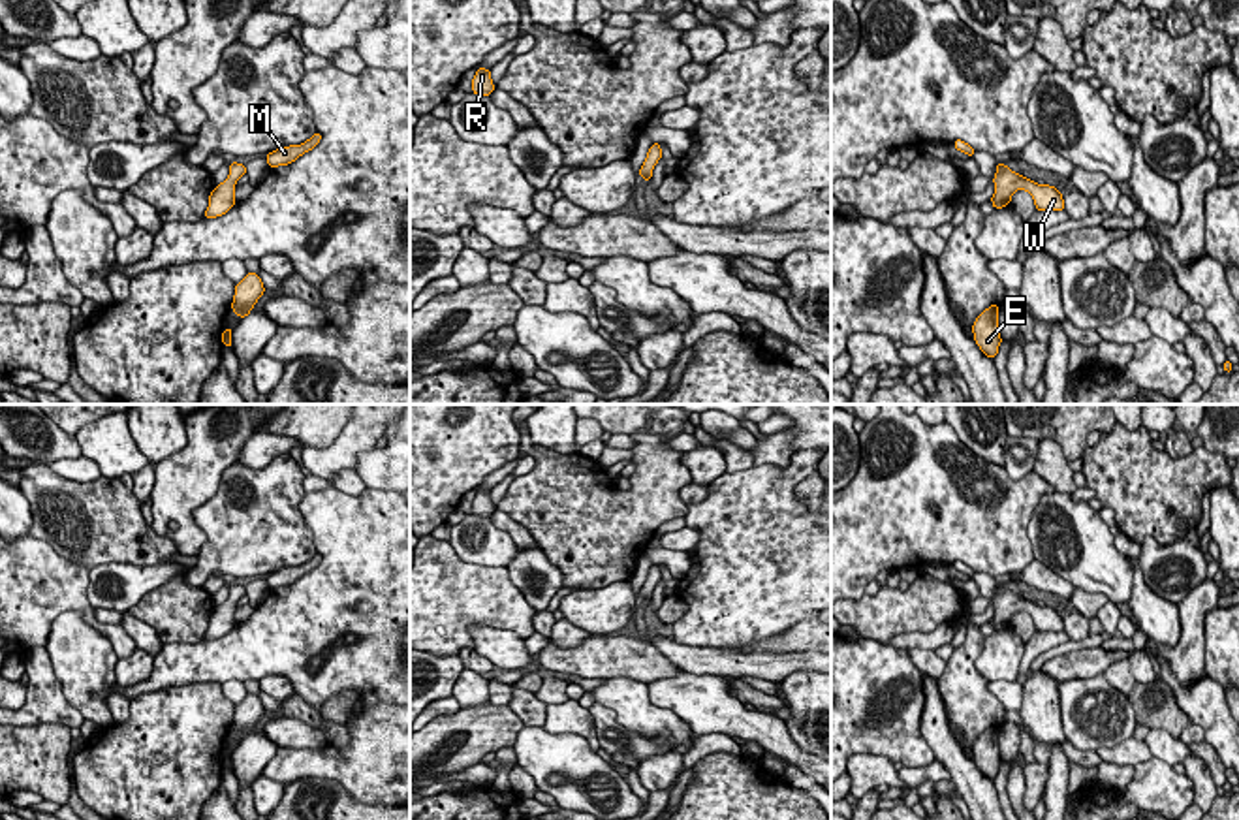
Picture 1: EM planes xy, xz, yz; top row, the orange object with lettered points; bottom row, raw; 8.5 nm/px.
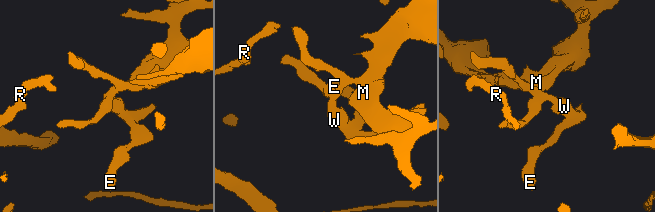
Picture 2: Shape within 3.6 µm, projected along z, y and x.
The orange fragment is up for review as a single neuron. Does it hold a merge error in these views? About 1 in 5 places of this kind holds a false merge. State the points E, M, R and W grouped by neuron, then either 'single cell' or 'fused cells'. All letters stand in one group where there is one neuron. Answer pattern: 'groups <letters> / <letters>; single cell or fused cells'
groups E M R W; single cell

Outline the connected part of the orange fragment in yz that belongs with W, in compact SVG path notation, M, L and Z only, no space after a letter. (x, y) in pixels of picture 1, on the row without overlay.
M996 585L995 594L995 615L991 619L995 630L1002 630L1012 623L1012 615L1027 611L1036 626L1036 632L1064 632L1062 615L1049 606L1038 606L1019 594L1012 592L1004 585Z

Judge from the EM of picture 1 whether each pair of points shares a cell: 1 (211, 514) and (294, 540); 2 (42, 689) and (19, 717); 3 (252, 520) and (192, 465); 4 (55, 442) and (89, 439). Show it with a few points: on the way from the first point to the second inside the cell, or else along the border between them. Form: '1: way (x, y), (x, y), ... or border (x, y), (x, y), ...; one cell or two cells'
1: way (232, 520), (250, 521), (273, 535); one cell
2: way (42, 696), (27, 711); one cell
3: border (235, 461), (194, 512), (198, 527); two cells
4: border (74, 435), (83, 454); two cells

